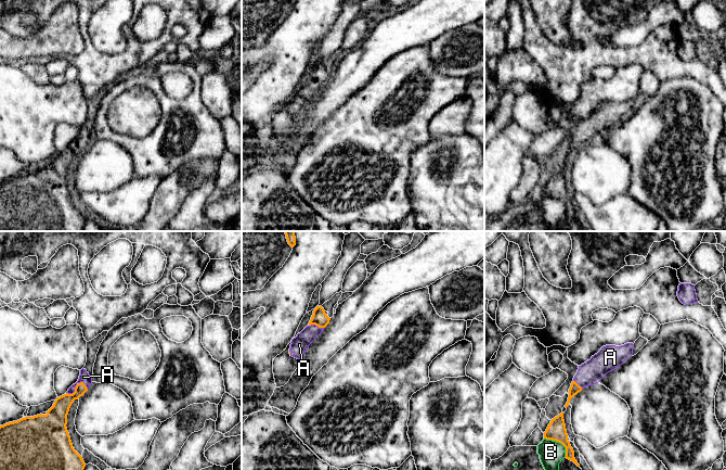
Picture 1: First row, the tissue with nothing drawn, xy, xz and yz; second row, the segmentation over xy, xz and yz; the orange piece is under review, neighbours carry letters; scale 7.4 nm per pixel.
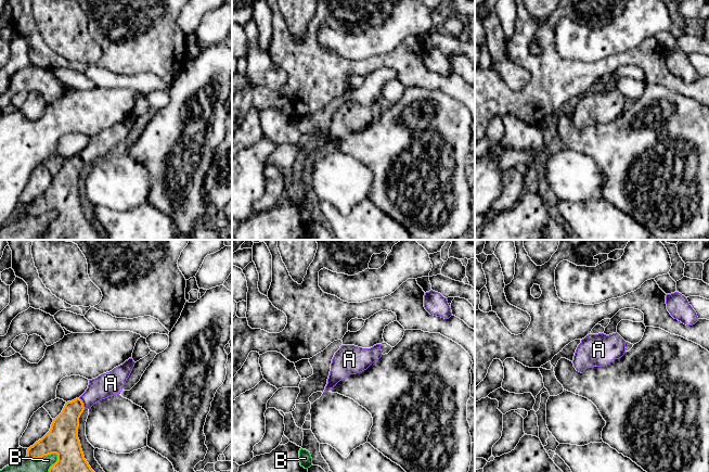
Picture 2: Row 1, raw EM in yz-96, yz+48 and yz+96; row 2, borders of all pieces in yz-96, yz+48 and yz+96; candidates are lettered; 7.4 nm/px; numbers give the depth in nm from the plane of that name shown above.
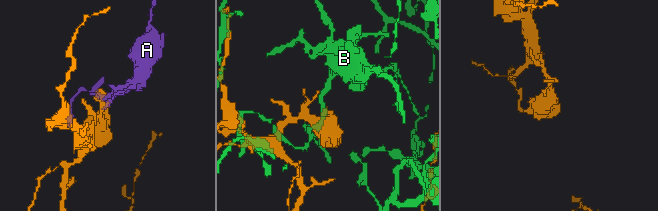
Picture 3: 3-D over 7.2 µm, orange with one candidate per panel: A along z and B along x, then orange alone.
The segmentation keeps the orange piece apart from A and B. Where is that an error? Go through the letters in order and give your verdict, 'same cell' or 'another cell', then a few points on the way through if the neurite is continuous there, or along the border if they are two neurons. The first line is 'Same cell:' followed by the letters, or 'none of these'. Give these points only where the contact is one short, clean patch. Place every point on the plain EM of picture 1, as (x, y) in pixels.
Same cell: A
A: same cell; way xy (57, 170), (76, 143), (83, 134)
B: another cell

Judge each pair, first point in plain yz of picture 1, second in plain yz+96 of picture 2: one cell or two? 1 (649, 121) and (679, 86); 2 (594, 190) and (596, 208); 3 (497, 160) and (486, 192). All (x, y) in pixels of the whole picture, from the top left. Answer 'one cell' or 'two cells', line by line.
1: two cells
2: two cells
3: one cell

